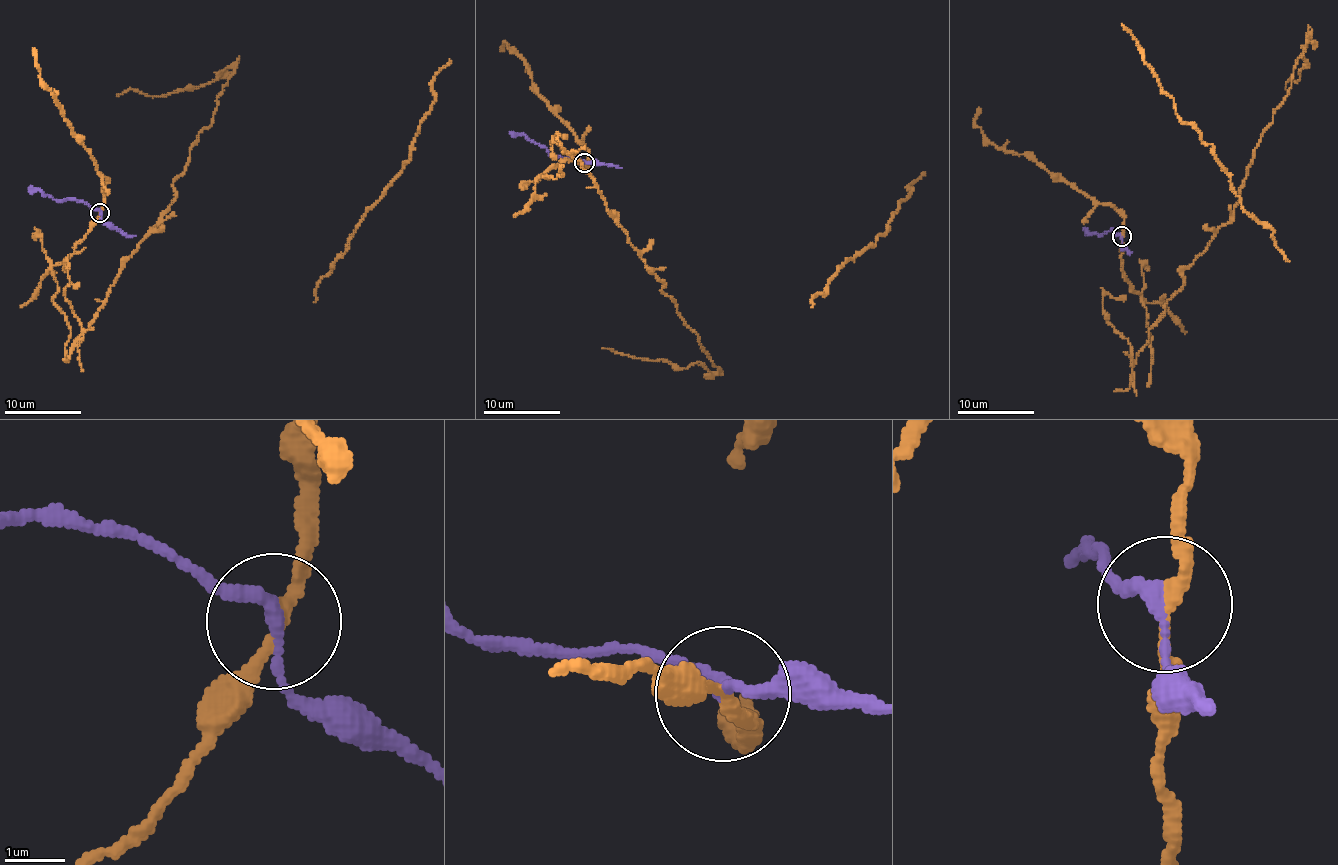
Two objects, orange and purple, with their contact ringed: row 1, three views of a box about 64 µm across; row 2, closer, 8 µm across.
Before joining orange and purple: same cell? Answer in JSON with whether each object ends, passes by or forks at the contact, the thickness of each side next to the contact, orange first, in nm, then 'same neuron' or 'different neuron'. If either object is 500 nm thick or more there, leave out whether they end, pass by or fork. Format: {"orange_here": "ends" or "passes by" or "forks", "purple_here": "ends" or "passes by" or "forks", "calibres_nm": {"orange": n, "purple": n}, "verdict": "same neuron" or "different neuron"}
{"orange_here": "passes by", "purple_here": "passes by", "calibres_nm": {"orange": 190, "purple": 200}, "verdict": "different neuron"}

